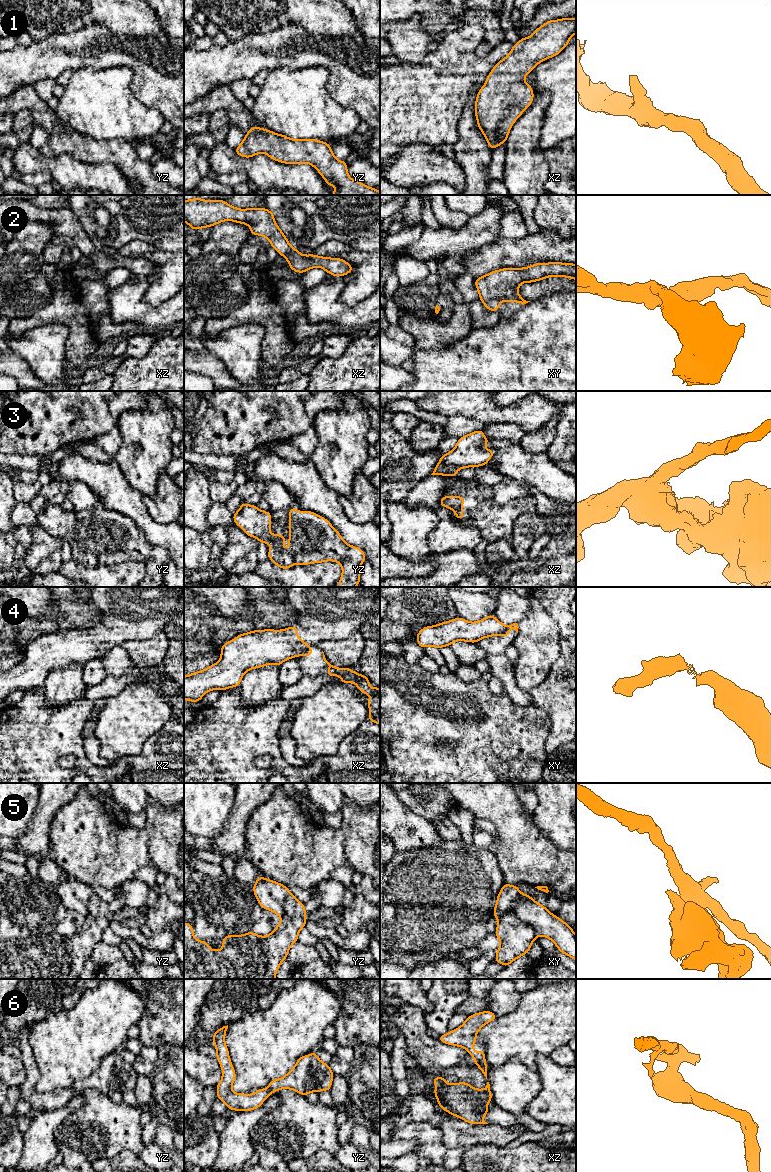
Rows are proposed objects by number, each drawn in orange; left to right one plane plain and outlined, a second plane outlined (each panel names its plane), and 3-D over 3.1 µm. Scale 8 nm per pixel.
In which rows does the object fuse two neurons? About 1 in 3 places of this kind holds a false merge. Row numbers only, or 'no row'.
4, 5, 6

